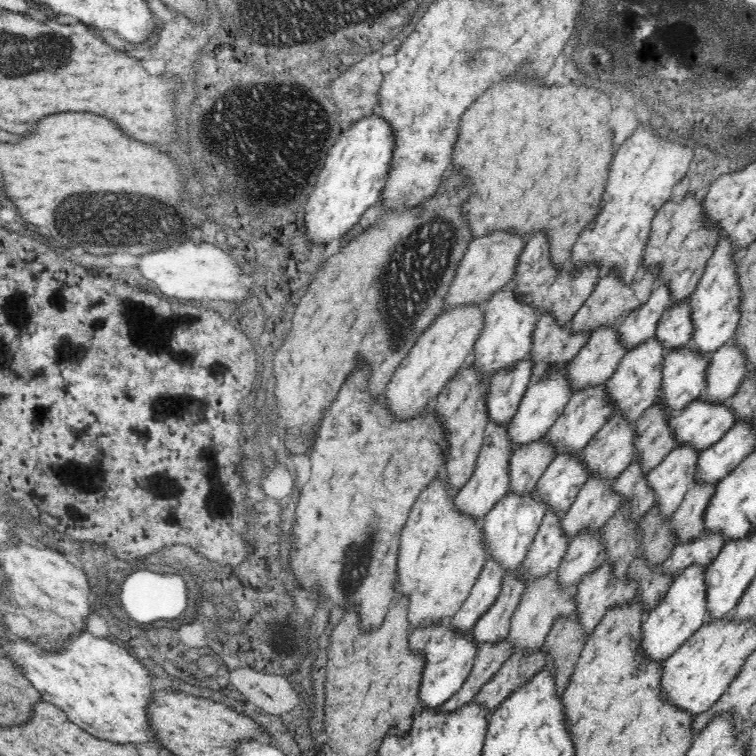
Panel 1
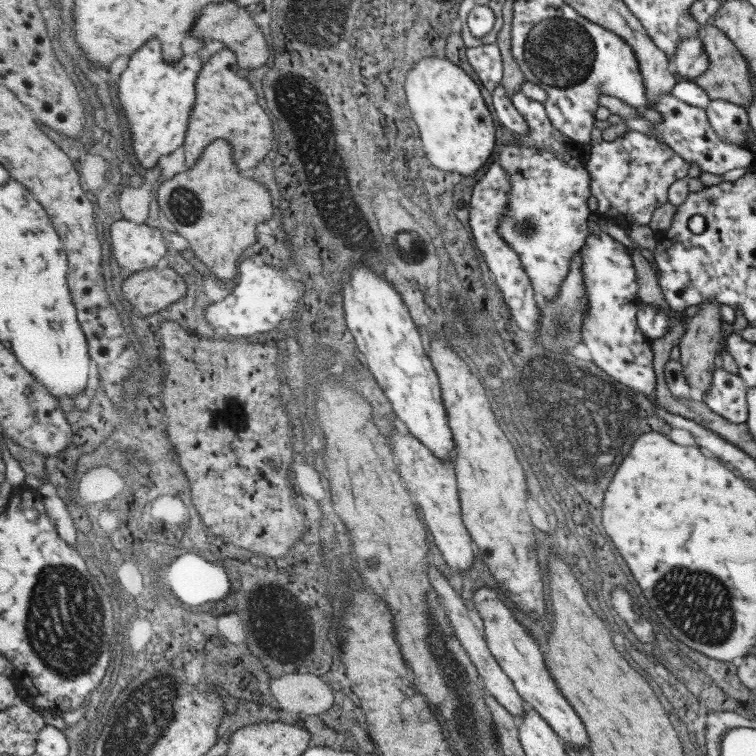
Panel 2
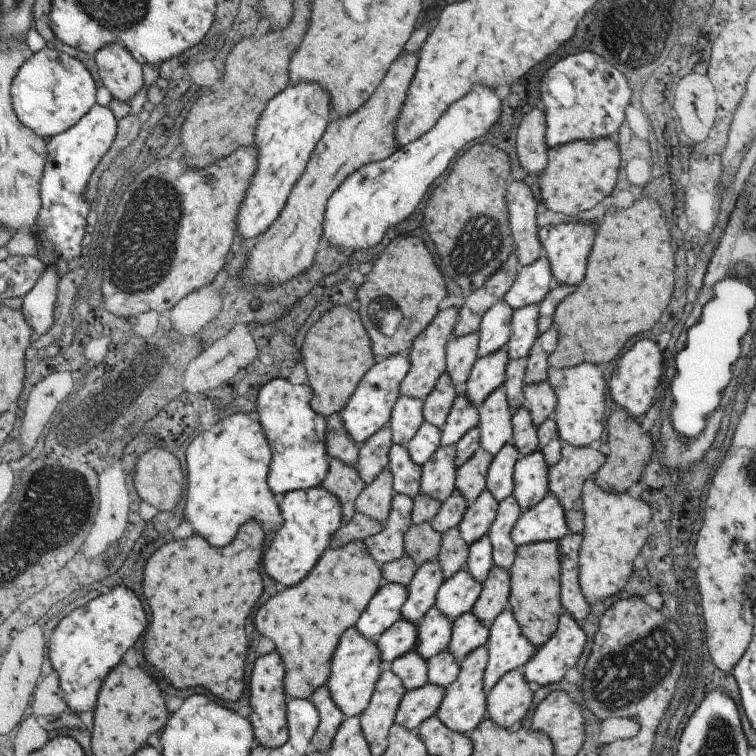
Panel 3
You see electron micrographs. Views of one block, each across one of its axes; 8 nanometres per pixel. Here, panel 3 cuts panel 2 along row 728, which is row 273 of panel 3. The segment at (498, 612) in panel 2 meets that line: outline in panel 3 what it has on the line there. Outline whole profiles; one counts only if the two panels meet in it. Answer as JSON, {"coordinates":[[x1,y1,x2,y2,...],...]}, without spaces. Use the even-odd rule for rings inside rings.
{"coordinates":[[583,222,543,226,537,236,551,264,553,284,579,284,595,236,593,226]]}

